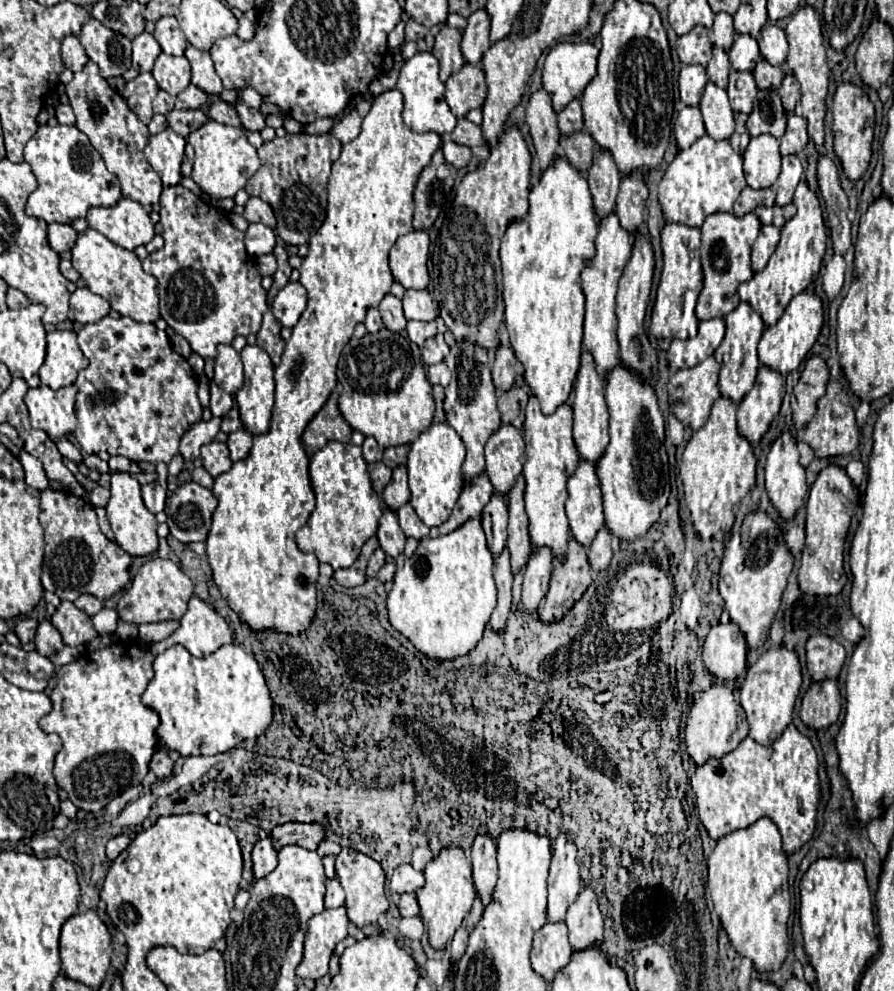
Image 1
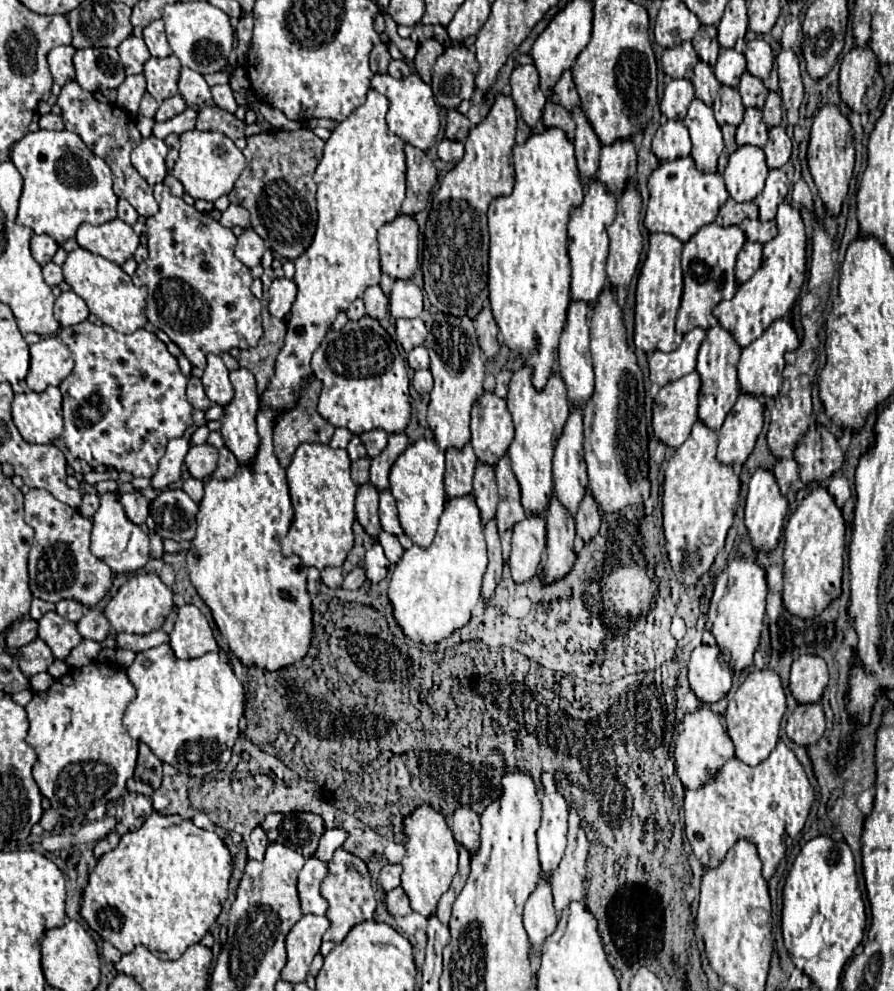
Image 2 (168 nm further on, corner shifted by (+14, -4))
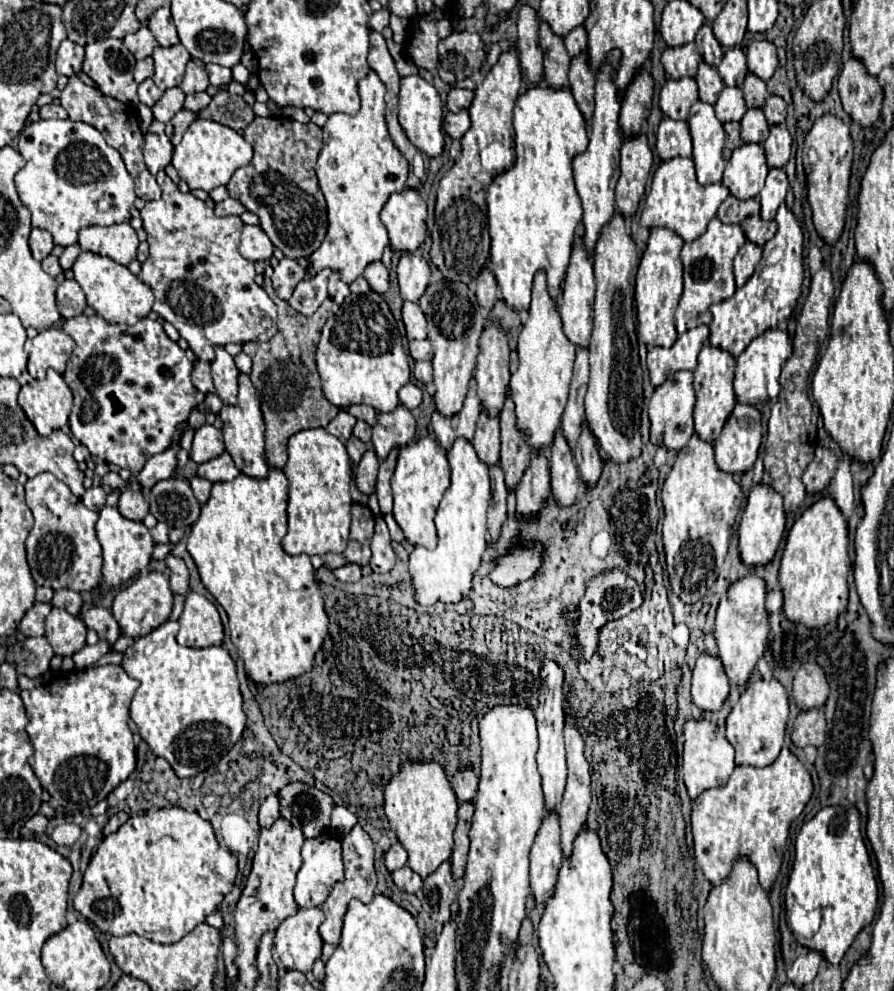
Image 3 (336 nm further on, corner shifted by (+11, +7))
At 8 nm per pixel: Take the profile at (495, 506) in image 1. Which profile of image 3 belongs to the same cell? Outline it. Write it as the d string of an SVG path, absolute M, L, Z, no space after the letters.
M480 412L480 418L476 422L476 434L472 438L472 444L488 466L494 466L500 460L500 428L498 418Z

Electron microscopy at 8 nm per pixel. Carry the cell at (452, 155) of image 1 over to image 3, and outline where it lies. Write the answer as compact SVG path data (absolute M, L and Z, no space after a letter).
M460 110L456 114L452 114L452 112L446 114L446 118L444 118L444 130L448 132L450 138L462 138L468 128L470 128L468 110Z

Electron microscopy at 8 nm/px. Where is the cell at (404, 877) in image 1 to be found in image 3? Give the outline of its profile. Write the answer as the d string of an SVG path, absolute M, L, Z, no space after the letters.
M394 842L394 844L386 850L386 868L388 868L390 872L394 872L394 870L406 866L406 862L408 862L408 852L404 850L404 846L402 846L400 842Z

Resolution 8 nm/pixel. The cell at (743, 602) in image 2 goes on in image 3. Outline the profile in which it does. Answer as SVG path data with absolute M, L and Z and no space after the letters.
M746 576L734 582L722 596L716 612L714 638L718 642L718 658L726 670L730 686L744 686L756 668L756 662L766 650L768 640L768 614L764 608L766 588L764 580L758 576Z

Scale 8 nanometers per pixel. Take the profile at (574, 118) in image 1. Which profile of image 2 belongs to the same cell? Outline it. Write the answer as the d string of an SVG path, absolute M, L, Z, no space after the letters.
M571 71L563 73L563 77L553 87L553 97L547 97L547 99L549 101L557 101L557 105L565 105L565 109L569 109L569 113L573 113L573 109L579 103L579 95L575 91L575 83L571 79Z

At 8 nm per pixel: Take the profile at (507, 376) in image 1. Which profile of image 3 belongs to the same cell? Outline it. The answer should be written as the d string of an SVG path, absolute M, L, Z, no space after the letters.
M484 266L484 270L480 270L480 274L476 276L476 298L488 310L500 298L500 288L496 284L494 274L488 270L488 266Z

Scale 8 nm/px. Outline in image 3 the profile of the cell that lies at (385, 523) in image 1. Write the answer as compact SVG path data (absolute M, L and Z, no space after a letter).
M368 446L368 450L364 452L362 460L358 462L358 470L356 470L356 486L360 492L364 494L372 494L376 488L376 474L378 474L378 466L380 460L376 458L376 452L372 446Z

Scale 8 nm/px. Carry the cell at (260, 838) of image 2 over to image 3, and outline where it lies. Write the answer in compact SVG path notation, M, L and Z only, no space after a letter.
M270 794L260 806L260 826L270 828L280 818L280 800L276 794Z

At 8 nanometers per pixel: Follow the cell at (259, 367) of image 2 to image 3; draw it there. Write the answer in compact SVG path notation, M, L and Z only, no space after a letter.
M264 276L263 288L278 306L278 332L268 342L244 342L244 352L252 360L250 380L258 390L260 408L266 422L266 462L270 468L282 468L286 464L286 442L292 434L306 428L324 428L338 414L338 406L332 406L322 392L320 376L316 374L316 346L324 322L338 312L338 304L326 298L322 306L312 314L304 316L296 312L287 301L280 300L274 292L272 281Z

